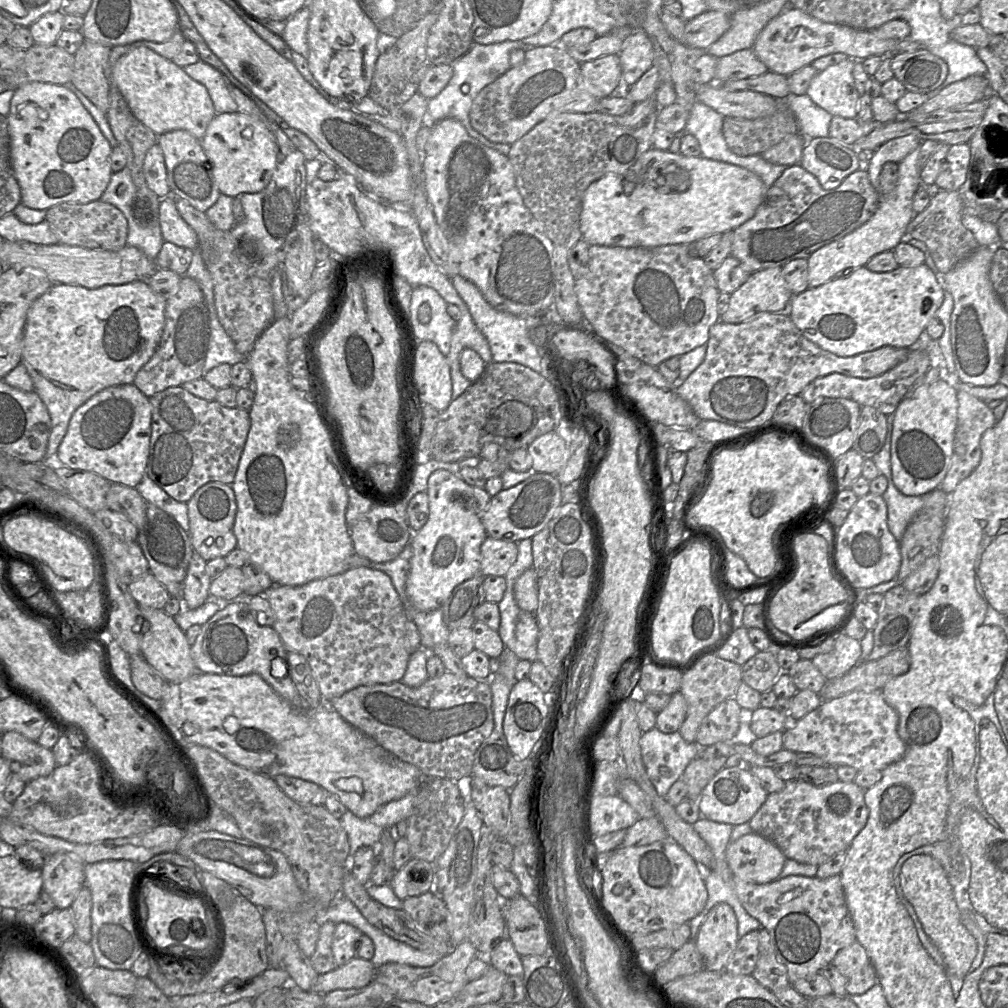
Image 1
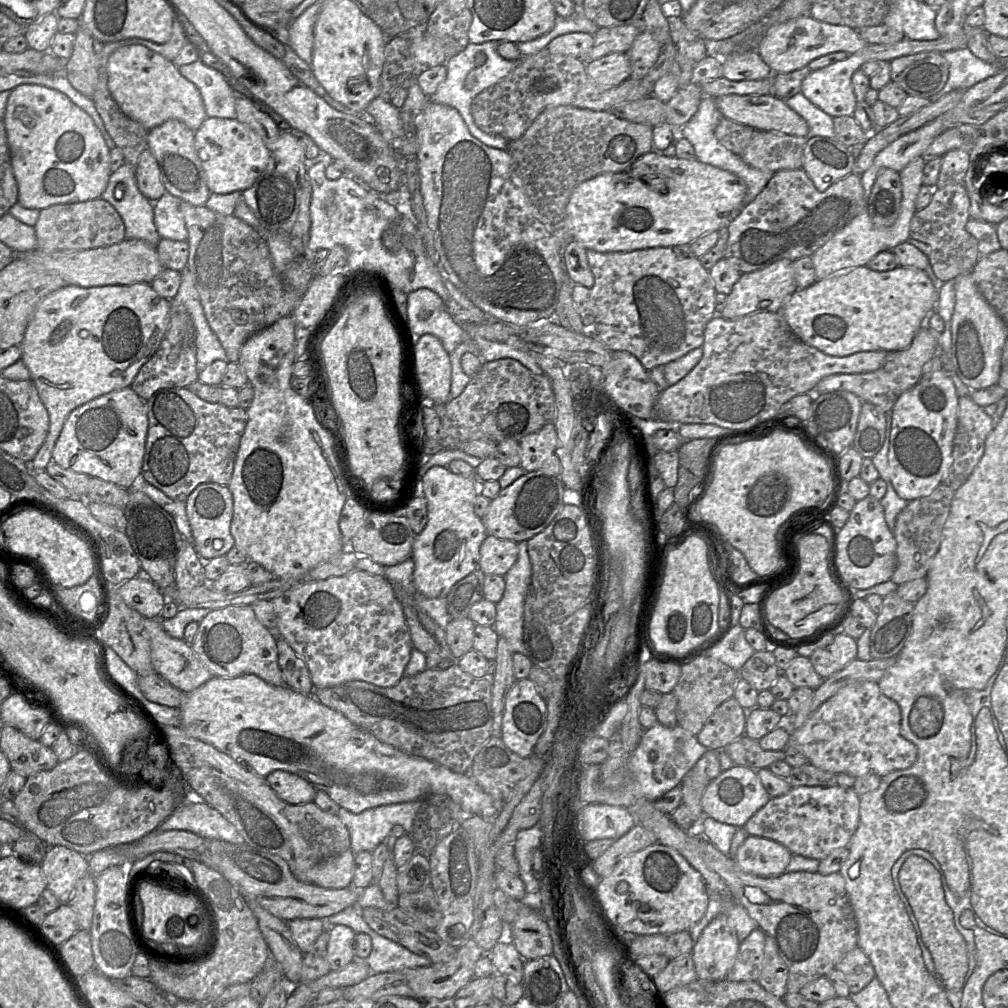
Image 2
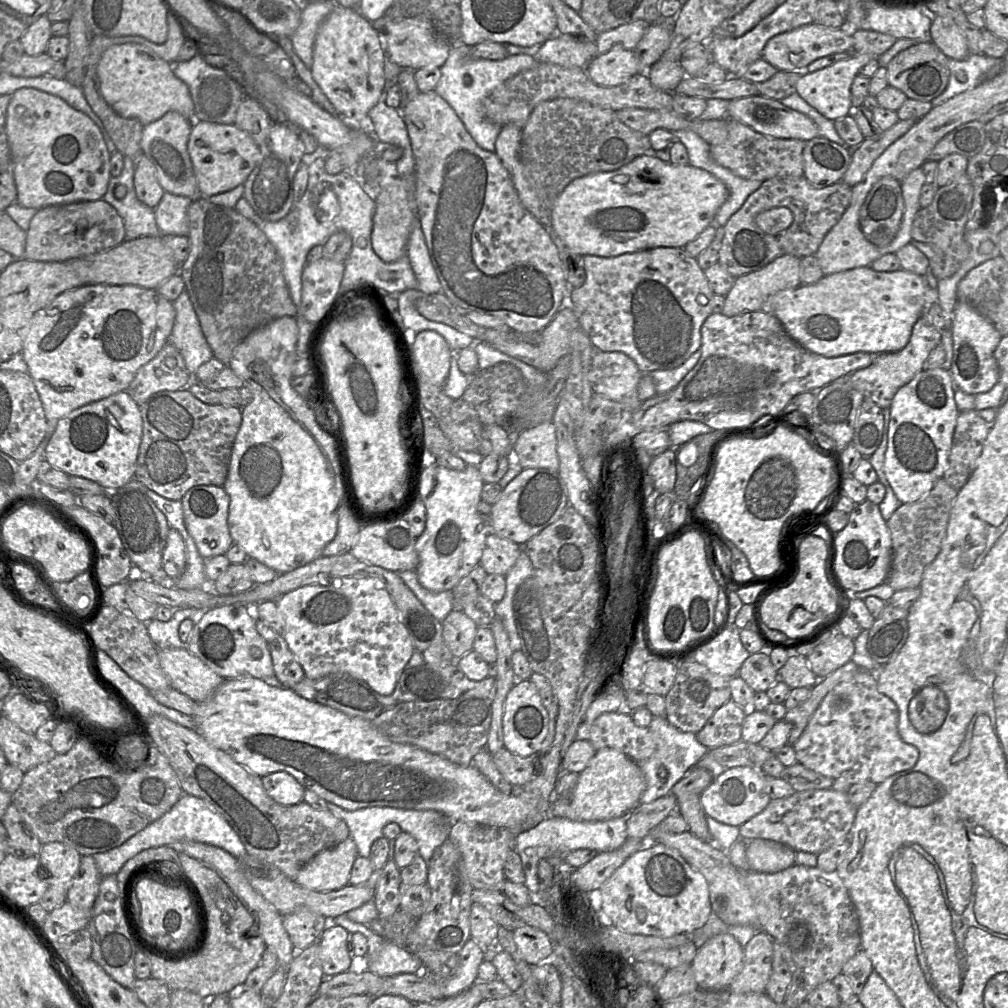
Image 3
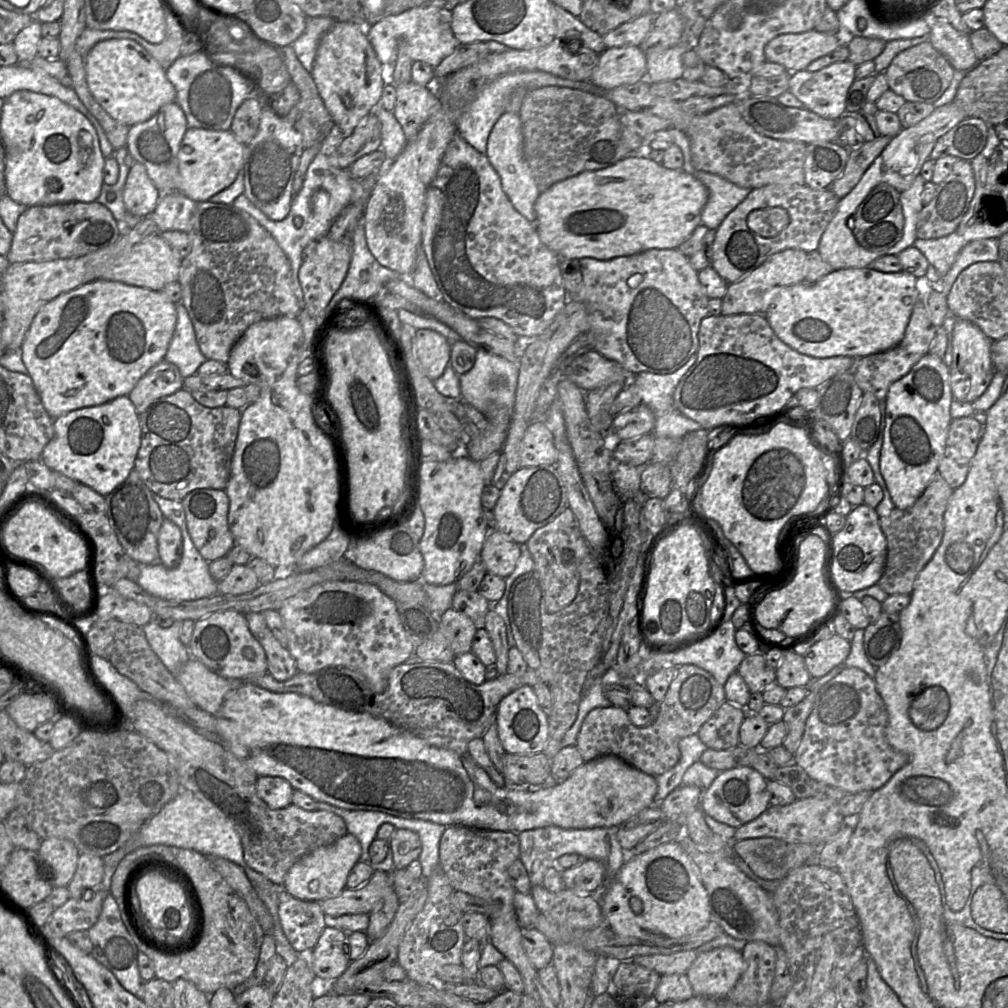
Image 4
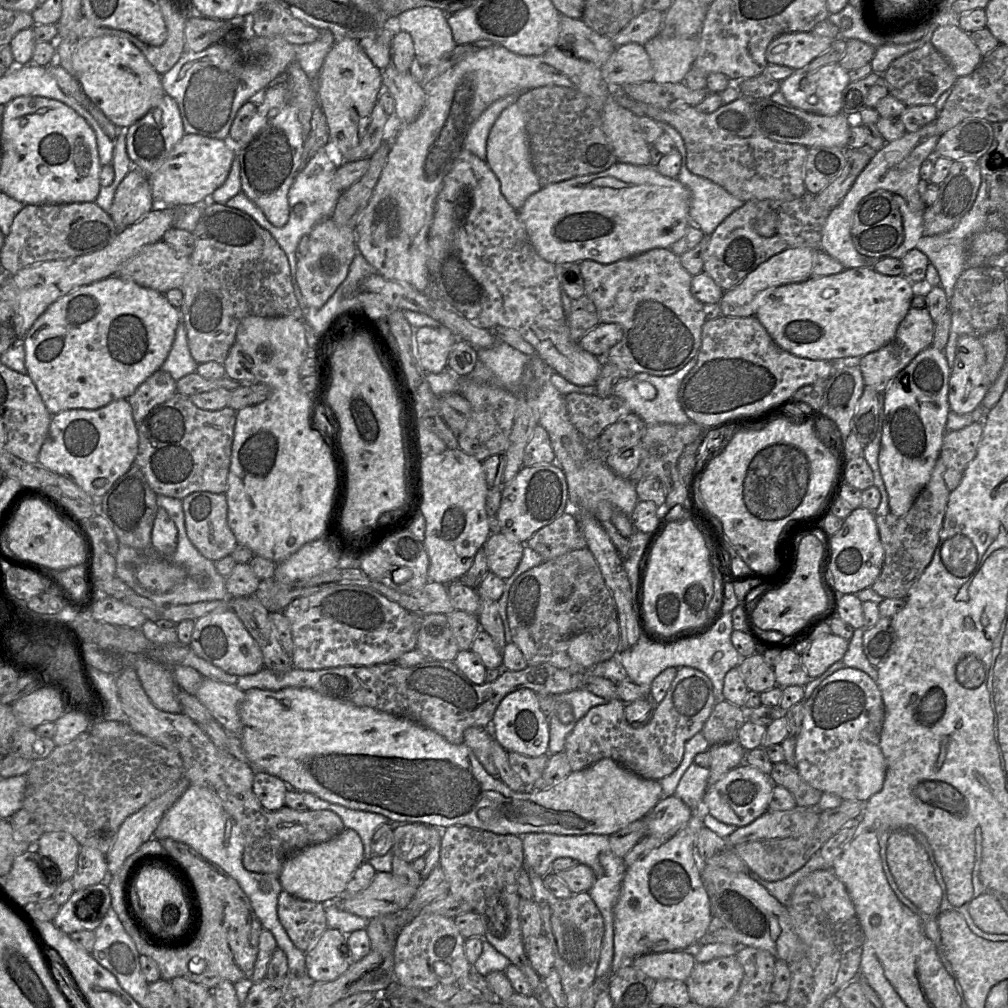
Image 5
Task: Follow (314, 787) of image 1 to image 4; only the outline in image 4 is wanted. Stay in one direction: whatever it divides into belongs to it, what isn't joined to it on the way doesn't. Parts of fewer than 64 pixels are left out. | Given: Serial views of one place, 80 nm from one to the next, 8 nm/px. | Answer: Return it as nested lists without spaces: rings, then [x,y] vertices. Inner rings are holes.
[[[259,776],[256,781],[257,796],[273,810],[286,808],[292,804],[294,789],[281,777]]]

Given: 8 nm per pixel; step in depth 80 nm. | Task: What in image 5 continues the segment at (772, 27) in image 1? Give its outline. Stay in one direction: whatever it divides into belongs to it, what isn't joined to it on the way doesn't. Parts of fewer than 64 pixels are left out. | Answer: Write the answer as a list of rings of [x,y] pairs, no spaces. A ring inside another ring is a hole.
[[[812,31],[784,33],[774,38],[766,49],[769,64],[801,70],[827,51],[834,40],[816,36]]]

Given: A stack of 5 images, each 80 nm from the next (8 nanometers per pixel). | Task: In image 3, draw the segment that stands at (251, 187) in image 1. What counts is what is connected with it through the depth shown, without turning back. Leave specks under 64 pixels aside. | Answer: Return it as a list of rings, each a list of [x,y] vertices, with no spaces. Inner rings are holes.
[[[205,121],[193,123],[187,150],[202,197],[223,193],[244,184],[261,157],[259,146],[247,132],[234,124]]]

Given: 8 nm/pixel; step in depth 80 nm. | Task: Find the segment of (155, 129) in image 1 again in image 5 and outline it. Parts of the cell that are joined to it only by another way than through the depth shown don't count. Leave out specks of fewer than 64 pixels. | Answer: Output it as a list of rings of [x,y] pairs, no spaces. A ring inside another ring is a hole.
[[[101,36],[82,41],[72,55],[75,78],[88,99],[117,127],[128,128],[142,118],[166,94],[161,75],[130,41]]]

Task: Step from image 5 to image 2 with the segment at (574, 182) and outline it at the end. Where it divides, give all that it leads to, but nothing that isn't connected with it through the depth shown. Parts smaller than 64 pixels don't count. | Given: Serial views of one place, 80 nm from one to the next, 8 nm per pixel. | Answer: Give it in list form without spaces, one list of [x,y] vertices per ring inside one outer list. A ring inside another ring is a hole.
[[[651,151],[639,157],[623,172],[600,174],[578,185],[570,196],[566,217],[574,241],[585,249],[600,253],[632,252],[688,245],[704,234],[728,227],[745,207],[745,195],[746,185],[734,173],[697,159],[667,157]]]

